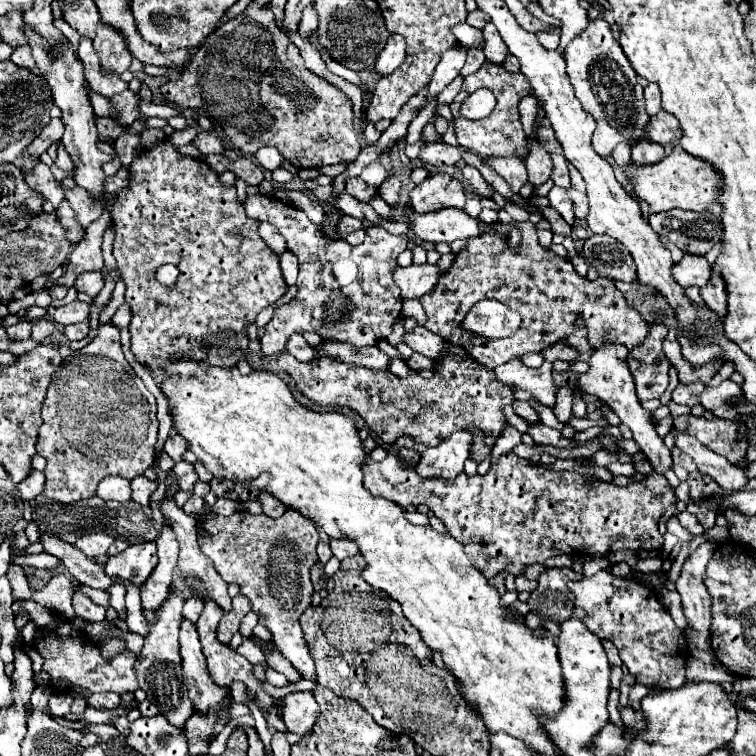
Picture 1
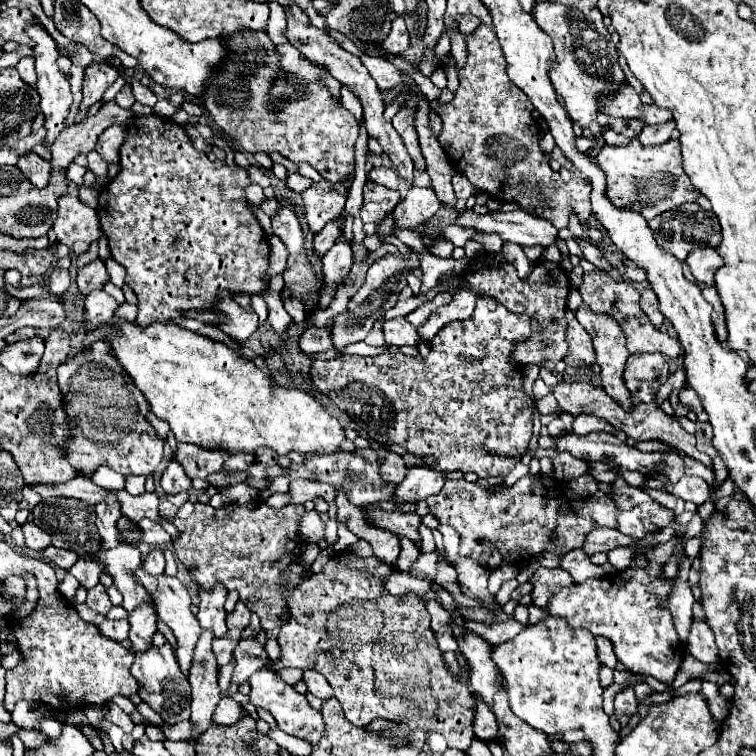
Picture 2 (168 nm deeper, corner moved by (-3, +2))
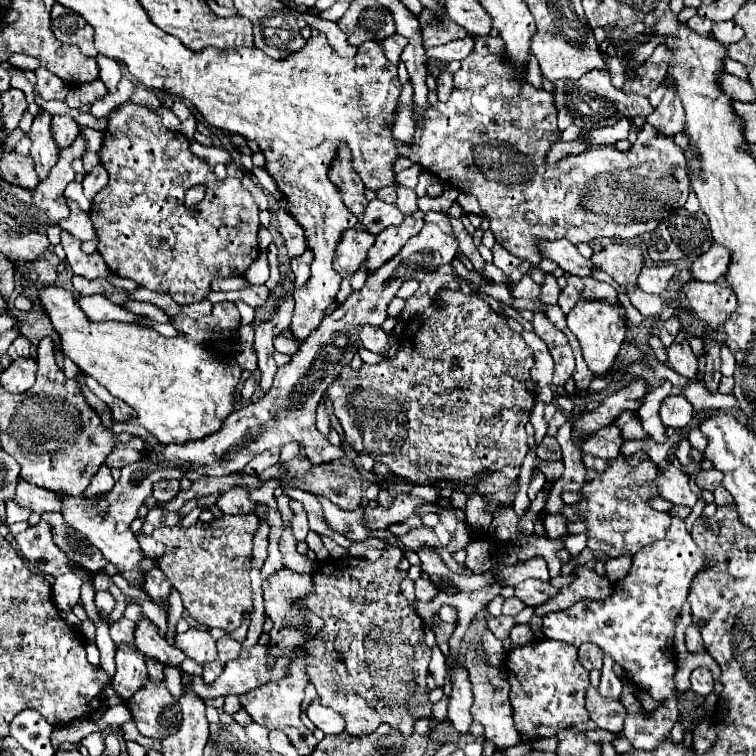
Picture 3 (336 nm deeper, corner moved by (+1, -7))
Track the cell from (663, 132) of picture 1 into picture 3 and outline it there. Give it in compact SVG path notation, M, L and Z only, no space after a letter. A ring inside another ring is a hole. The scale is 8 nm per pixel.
M593 69L583 77L579 77L575 83L571 81L553 83L553 99L557 107L557 125L561 131L567 129L571 123L581 129L599 129L599 127L615 125L621 117L629 117L629 119L637 115L647 117L653 111L647 97L613 87L607 69Z

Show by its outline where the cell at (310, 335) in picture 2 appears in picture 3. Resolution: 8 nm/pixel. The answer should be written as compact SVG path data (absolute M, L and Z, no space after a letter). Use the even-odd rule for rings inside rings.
M281 331L281 335L275 337L273 347L275 347L277 351L283 351L283 353L287 353L287 355L293 355L293 353L299 349L299 343L295 343L295 339L293 339L291 335L285 337L285 331Z

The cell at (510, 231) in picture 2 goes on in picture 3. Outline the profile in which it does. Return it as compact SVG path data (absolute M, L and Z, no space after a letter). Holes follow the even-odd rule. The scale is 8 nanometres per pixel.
M567 239L545 241L545 243L541 243L541 251L543 251L545 259L555 261L565 273L571 273L571 275L589 277L589 275L593 275L595 269L599 269L591 259L585 259L577 251L577 247Z

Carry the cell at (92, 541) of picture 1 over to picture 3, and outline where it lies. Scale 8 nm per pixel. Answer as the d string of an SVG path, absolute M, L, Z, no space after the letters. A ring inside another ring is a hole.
M103 463L103 465L99 467L99 471L93 475L93 479L91 479L85 495L87 495L87 497L103 495L103 493L107 493L113 485L115 485L115 481L113 481L113 477L111 477L111 471L109 471L109 467Z

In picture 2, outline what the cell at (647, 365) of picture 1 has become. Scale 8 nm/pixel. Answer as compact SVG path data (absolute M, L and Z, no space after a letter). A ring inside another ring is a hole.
M659 352L631 354L625 366L625 384L637 402L655 402L655 394L667 376L669 364Z

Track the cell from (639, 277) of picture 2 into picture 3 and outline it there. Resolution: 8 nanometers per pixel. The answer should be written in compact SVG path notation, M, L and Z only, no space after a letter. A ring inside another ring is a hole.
M665 263L665 265L653 265L653 267L643 267L641 275L639 275L639 287L645 293L661 293L667 289L669 281L677 275L677 267L673 263Z

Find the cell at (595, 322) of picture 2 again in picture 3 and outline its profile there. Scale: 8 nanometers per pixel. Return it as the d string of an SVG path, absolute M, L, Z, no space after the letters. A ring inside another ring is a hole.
M593 299L593 301L579 301L569 313L567 313L567 327L571 333L579 339L579 345L583 349L583 359L587 367L597 375L607 375L613 367L615 355L621 347L621 341L627 335L627 313L625 307L615 301L615 305L607 303L605 299Z

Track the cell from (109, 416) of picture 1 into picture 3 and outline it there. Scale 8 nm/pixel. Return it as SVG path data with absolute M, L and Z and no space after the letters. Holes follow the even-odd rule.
M131 439L129 443L121 443L119 447L115 447L113 449L113 453L107 457L107 467L117 467L117 469L121 469L121 467L125 467L125 465L129 465L129 463L133 463L133 461L139 461L141 459L141 455L143 455L143 447L145 447L145 443L143 443L143 439Z

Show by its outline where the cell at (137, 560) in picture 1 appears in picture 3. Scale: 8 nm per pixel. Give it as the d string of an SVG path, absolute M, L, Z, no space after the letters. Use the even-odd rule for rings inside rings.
M157 567L147 573L147 577L145 577L145 591L149 593L149 597L155 603L167 603L169 595L171 595L171 589L173 589L171 581Z

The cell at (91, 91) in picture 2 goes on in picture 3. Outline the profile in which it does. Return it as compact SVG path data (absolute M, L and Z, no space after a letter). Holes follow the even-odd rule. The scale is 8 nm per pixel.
M53 117L51 119L51 133L53 133L57 147L63 149L63 147L69 147L77 139L79 125L73 117Z

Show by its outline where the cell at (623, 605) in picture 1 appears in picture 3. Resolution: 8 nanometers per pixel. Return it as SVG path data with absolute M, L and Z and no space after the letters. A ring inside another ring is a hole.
M679 517L671 519L671 527L667 531L667 537L663 541L657 541L653 545L643 547L643 551L637 551L633 555L633 565L631 571L627 573L625 579L617 581L613 587L613 593L605 599L605 601L579 601L573 607L565 609L565 611L555 611L555 613L547 613L543 615L543 633L549 639L557 639L557 641L567 641L575 647L579 647L581 643L589 641L595 643L603 649L603 653L611 655L615 659L617 665L623 667L625 677L637 685L639 689L647 691L655 701L663 703L659 707L655 707L649 712L649 716L642 714L627 714L623 725L623 735L631 741L633 749L643 749L643 751L651 751L655 749L659 743L663 743L665 739L669 739L671 727L678 720L678 701L677 691L675 691L675 683L673 683L673 675L677 671L677 663L675 663L675 651L673 651L673 629L675 629L675 619L679 617L681 605L685 603L687 595L689 595L689 587L691 581L695 579L697 571L705 569L705 557L699 551L699 547L693 543L685 521Z

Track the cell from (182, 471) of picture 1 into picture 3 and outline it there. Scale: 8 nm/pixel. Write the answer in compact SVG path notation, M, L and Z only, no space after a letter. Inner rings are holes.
M161 479L153 487L153 497L157 501L171 501L179 493L179 481L177 479Z

